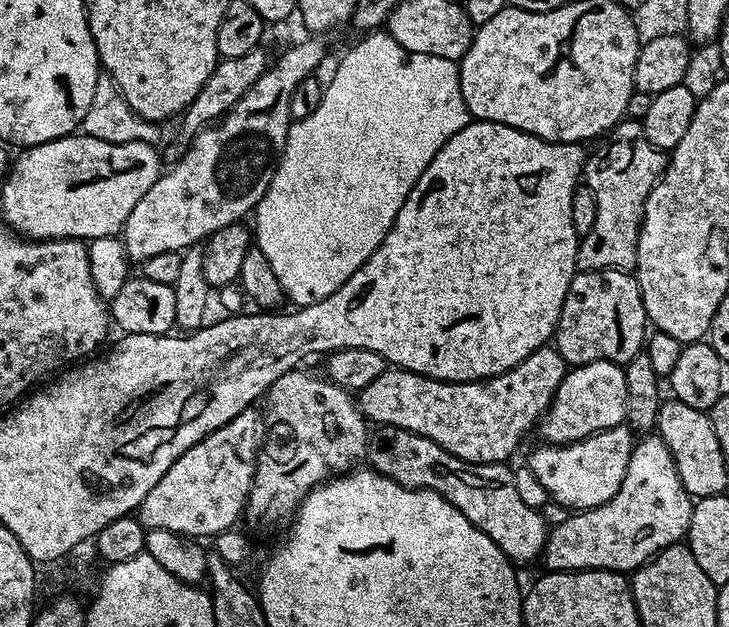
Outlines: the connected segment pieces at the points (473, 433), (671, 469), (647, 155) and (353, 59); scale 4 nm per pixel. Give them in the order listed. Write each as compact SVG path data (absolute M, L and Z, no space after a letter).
M545 346L534 350L534 354L530 354L530 358L522 358L522 362L518 362L518 366L507 368L502 374L491 376L485 380L468 380L465 384L450 382L449 380L438 380L434 376L419 376L413 372L406 371L404 368L388 366L385 367L382 374L378 374L378 378L374 378L374 382L370 382L370 386L359 389L358 407L360 413L364 415L364 419L371 422L373 425L379 426L385 424L386 426L398 426L402 430L414 430L414 434L422 434L426 438L438 442L438 446L442 446L442 450L446 450L450 454L454 454L466 462L474 462L475 464L503 464L511 461L512 451L519 446L520 439L522 439L531 428L533 431L533 429L537 427L540 417L544 415L545 410L550 406L550 402L554 398L554 394L562 382L565 371L566 365L564 359L560 357L560 353L552 346Z
M658 434L641 435L633 443L630 462L626 466L626 478L622 478L618 494L614 494L610 502L602 502L602 506L573 511L565 515L568 517L561 524L551 525L542 553L543 567L549 572L589 572L593 568L603 572L631 574L647 564L656 553L671 544L681 543L687 537L693 503L693 497L689 496L678 478L674 458L666 442L662 442Z
M639 119L621 120L596 146L593 152L587 153L582 180L594 190L598 218L594 218L594 226L579 241L576 266L582 272L605 272L612 268L616 272L631 273L636 266L646 198L668 167L668 156L644 136L644 125Z
M372 30L367 33L365 40L360 40L344 57L340 60L340 65L336 68L336 73L332 76L332 81L324 84L324 93L322 94L322 102L318 102L318 110L314 110L314 114L310 114L310 118L302 118L288 125L288 137L286 138L286 146L280 153L280 161L276 163L274 170L274 178L270 178L270 186L266 190L266 194L262 194L262 198L257 202L254 209L254 217L256 216L256 228L254 224L254 244L262 250L262 254L266 254L266 262L270 262L270 266L274 269L274 274L278 274L278 282L282 282L284 287L284 295L289 301L293 300L293 305L303 306L312 304L314 301L326 298L330 294L334 294L334 290L338 290L338 286L342 286L342 282L346 282L346 278L350 278L350 274L354 274L354 270L358 270L370 258L370 254L374 254L374 250L378 250L378 246L382 242L382 238L386 238L386 234L390 230L390 226L394 222L394 218L398 214L398 210L402 210L402 206L406 202L406 198L410 194L410 190L418 182L418 178L422 178L422 174L426 170L426 166L430 166L430 162L434 158L434 154L438 154L438 150L442 150L442 146L446 146L446 142L454 134L458 134L458 130L462 130L470 123L468 115L468 107L462 98L462 90L460 89L460 65L455 60L447 60L446 58L438 58L434 54L414 54L410 50L406 50L402 46L398 46L398 42L394 42L394 38L389 36L387 31Z

